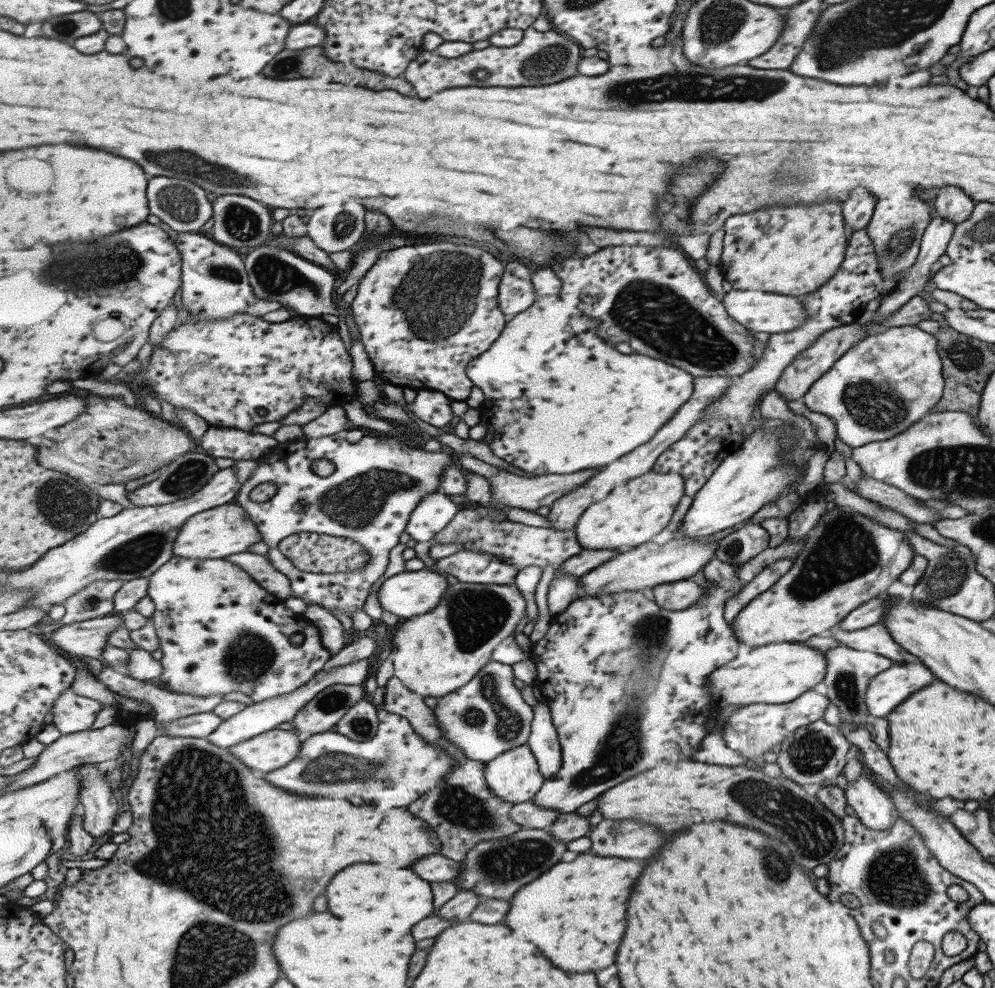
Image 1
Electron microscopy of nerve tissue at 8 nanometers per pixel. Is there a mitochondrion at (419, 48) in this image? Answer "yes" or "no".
no

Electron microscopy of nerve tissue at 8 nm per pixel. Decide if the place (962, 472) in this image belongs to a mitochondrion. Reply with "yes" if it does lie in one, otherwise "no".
yes

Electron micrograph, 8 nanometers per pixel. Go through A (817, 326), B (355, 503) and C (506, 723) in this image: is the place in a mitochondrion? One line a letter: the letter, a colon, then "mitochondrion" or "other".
A: other
B: mitochondrion
C: mitochondrion

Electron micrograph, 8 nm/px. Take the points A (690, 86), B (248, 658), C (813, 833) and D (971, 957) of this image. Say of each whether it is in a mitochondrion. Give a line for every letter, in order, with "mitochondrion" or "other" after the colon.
A: mitochondrion
B: mitochondrion
C: mitochondrion
D: other

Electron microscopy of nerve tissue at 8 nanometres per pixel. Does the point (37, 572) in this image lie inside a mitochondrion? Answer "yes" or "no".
no

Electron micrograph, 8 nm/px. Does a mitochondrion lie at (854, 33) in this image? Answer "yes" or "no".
yes

